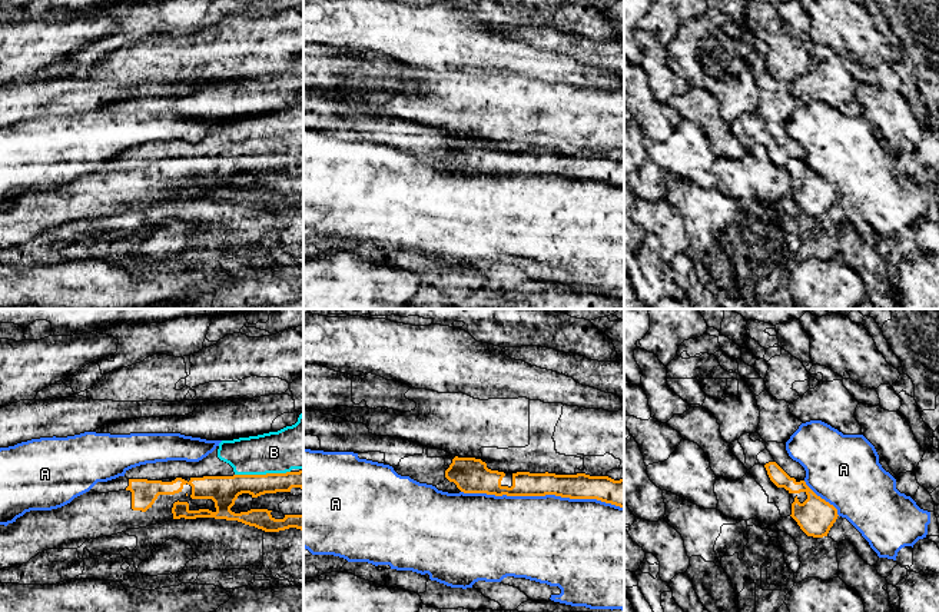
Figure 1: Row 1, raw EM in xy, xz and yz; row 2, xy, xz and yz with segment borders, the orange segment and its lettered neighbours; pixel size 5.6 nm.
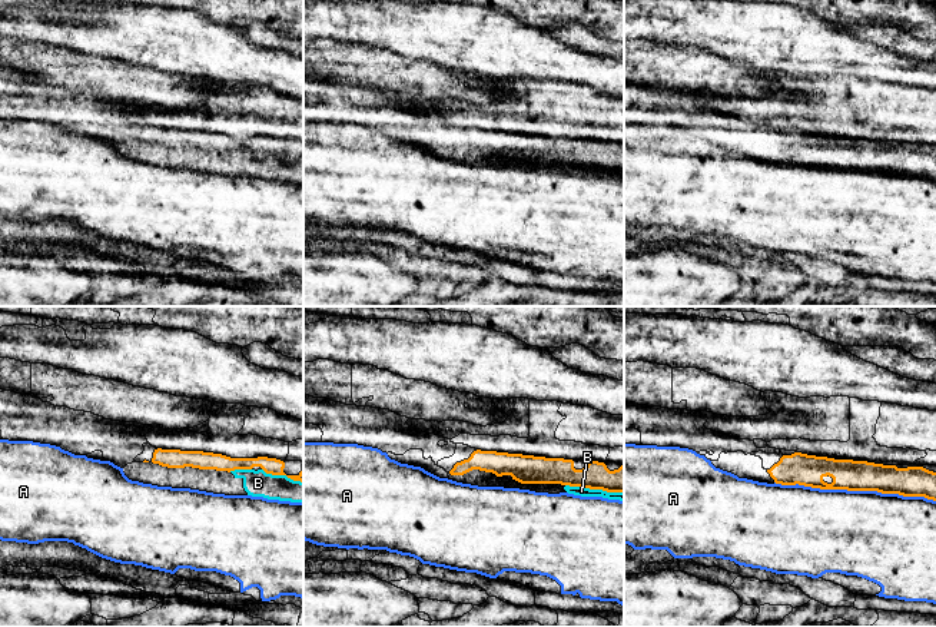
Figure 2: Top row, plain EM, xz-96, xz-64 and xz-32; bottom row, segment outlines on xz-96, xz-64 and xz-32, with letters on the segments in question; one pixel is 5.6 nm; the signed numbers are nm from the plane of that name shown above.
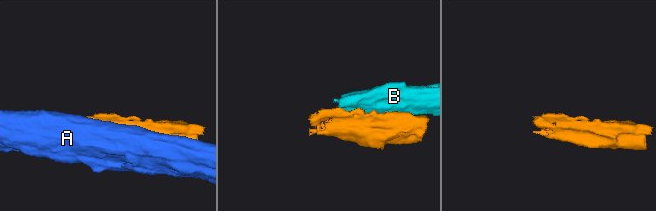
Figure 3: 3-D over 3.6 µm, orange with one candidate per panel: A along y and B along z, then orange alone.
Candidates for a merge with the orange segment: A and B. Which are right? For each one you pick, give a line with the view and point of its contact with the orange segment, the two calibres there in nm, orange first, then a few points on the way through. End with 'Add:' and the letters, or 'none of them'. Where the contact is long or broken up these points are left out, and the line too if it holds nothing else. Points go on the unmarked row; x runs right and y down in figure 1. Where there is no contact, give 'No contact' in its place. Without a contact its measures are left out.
Add: none of them

